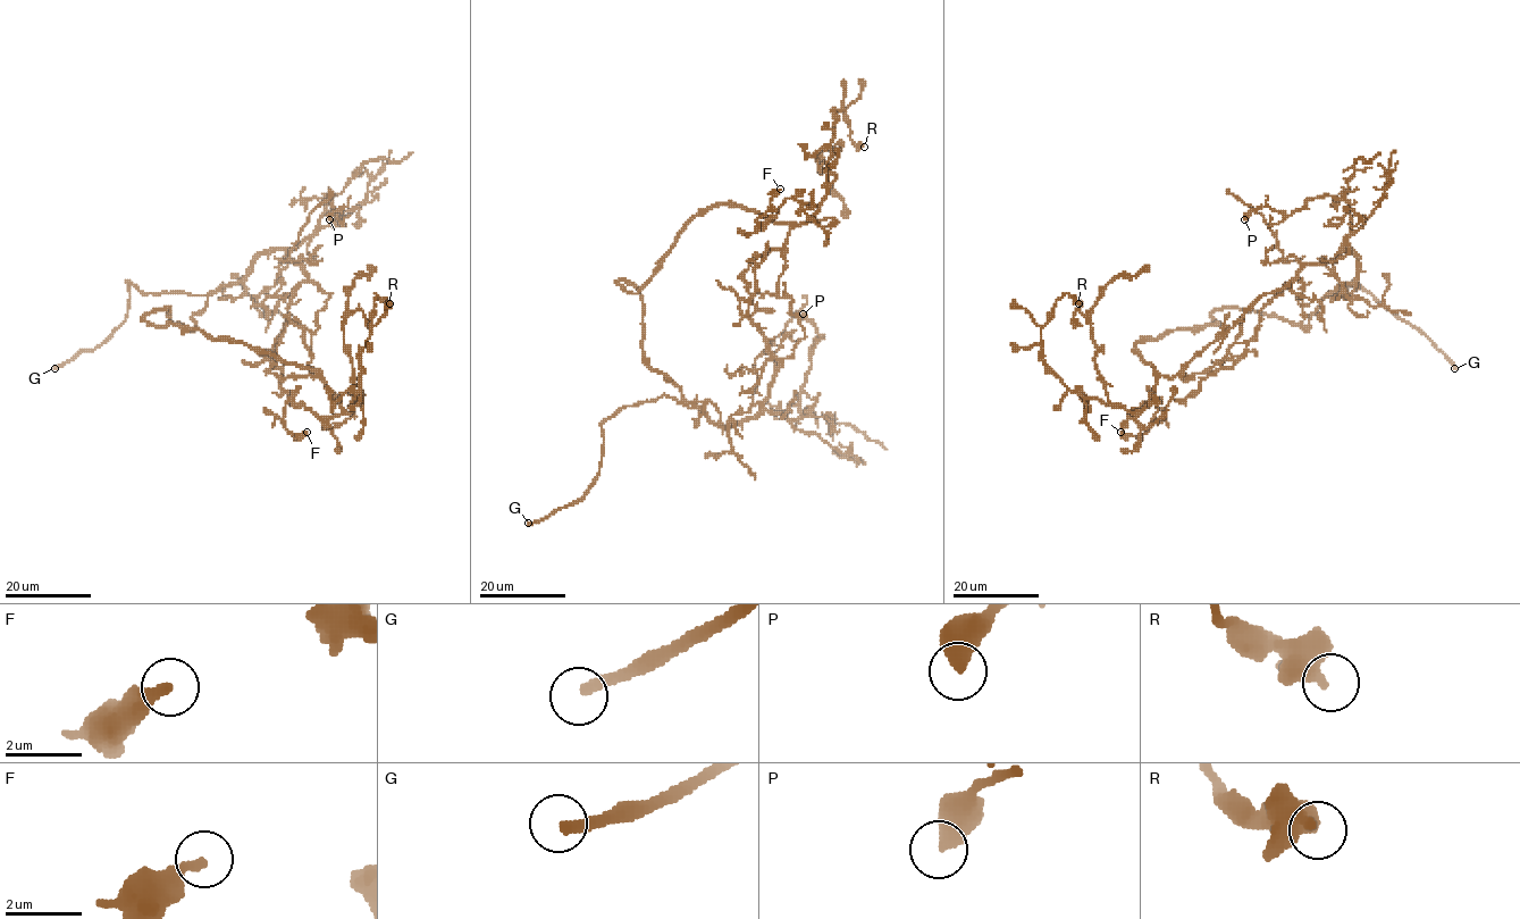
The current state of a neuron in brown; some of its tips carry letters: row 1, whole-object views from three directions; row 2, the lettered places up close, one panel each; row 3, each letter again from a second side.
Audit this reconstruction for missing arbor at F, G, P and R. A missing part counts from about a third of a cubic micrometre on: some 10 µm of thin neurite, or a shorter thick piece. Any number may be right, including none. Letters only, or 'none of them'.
G

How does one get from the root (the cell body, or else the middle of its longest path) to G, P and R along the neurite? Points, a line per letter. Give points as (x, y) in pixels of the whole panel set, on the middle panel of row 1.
G: (794, 348), (763, 408), (730, 426), (665, 395), (620, 408), (602, 425), (601, 467), (589, 490), (528, 523)
P: (794, 348), (782, 360), (763, 404), (787, 419), (800, 415), (799, 390), (819, 337), (817, 328), (803, 314)
R: (794, 348), (805, 331), (777, 282), (789, 231), (826, 192), (834, 110), (864, 147)

